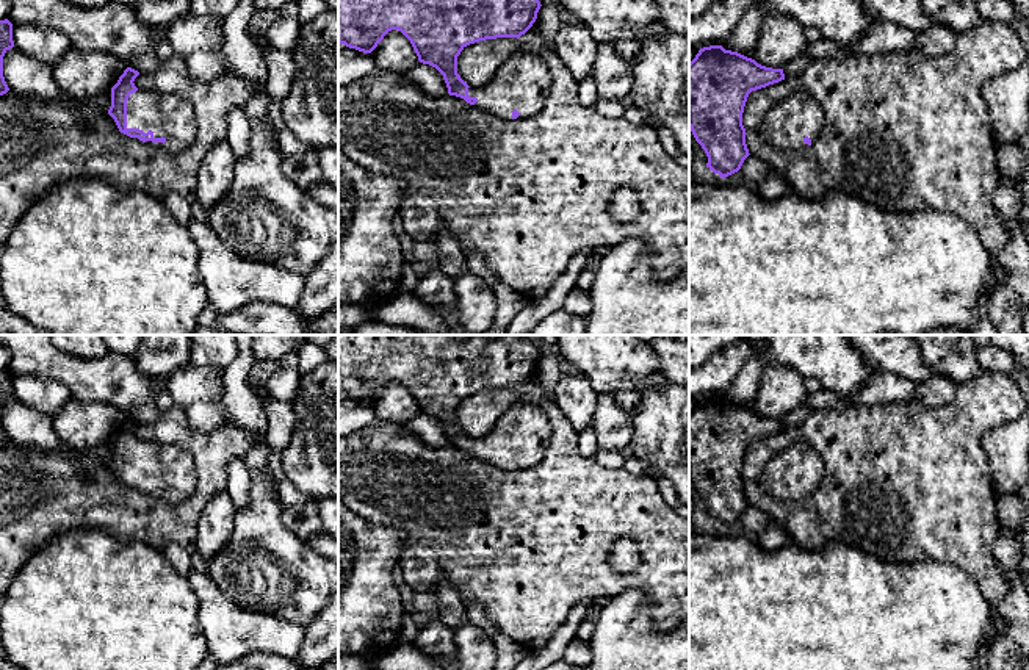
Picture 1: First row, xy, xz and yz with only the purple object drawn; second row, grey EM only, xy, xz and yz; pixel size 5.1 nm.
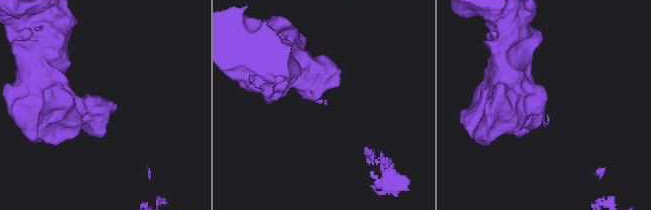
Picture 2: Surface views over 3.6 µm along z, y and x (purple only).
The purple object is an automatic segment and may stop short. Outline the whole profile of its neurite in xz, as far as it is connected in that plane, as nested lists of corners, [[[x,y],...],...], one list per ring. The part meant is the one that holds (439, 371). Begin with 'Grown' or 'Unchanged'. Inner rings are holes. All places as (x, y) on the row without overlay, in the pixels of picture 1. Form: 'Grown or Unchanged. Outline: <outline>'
Grown. Outline: [[[338,335],[338,393],[371,404],[388,382],[398,380],[410,391],[418,412],[443,426],[450,446],[500,470],[525,470],[545,457],[551,440],[551,424],[540,407],[522,399],[479,438],[468,437],[460,429],[457,407],[479,391],[518,390],[533,377],[540,357],[537,343],[525,335],[471,335],[462,341],[451,335]]]

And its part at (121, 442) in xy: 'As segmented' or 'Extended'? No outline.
Extended

